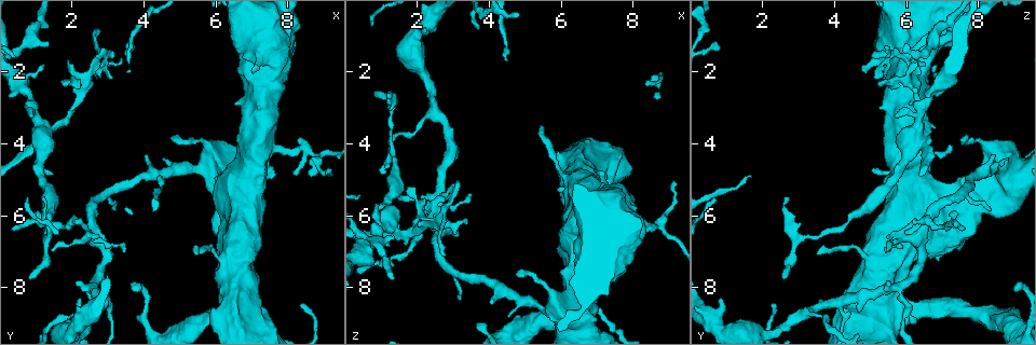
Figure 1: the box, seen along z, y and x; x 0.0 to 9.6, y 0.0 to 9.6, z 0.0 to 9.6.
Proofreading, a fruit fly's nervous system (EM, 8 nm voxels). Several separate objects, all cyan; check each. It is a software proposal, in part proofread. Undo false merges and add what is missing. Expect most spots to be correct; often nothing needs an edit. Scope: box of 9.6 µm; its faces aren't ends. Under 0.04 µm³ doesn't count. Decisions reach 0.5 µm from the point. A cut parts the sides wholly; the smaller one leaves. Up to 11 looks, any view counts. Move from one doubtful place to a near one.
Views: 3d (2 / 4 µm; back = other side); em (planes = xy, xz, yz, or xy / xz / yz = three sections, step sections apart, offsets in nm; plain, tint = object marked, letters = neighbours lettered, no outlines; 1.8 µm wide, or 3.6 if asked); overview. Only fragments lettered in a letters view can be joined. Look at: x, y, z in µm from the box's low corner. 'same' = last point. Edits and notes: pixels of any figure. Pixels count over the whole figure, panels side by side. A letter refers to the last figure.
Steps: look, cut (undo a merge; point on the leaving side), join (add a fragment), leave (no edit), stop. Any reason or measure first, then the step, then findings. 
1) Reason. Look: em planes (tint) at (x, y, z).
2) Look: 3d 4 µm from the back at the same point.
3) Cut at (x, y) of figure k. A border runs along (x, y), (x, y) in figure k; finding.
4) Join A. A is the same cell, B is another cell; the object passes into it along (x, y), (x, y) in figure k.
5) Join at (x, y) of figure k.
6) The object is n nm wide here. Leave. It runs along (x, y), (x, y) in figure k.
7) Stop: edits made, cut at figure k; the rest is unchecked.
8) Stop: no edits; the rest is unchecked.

Thin end. Look: 3d 2 µm at (0.75, 7.70, 2.65).

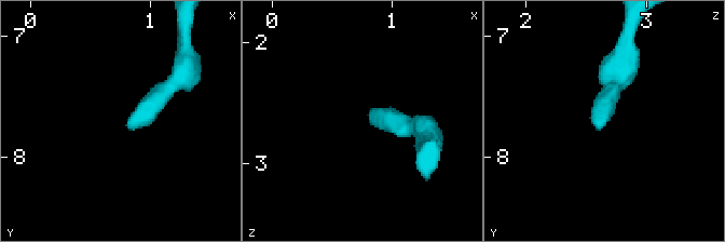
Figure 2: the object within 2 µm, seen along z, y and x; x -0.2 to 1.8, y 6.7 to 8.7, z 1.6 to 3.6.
Look: em xz step 4 (plain) at (0.80, 7.68, 2.62).

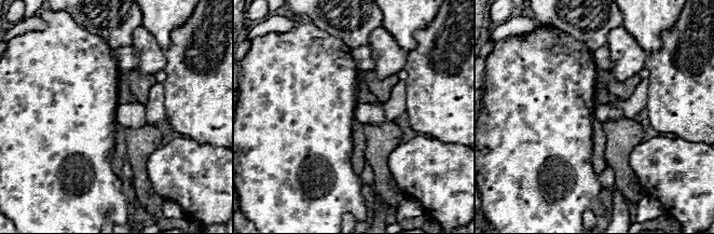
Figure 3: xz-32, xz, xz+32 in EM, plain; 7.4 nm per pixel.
Look: em xz step 4 (letters) at the same point.

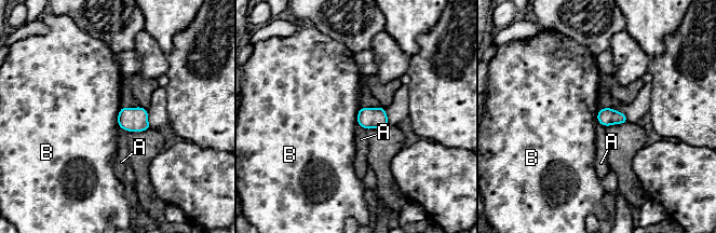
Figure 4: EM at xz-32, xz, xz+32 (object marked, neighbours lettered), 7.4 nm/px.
The longest contact is with B, 150 nm. Leave. A and B are other cells; no lettered fragment goes on from it.

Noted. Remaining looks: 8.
Tapers out. Look: em planes (plain) at (1.25, 1.80, 6.85).

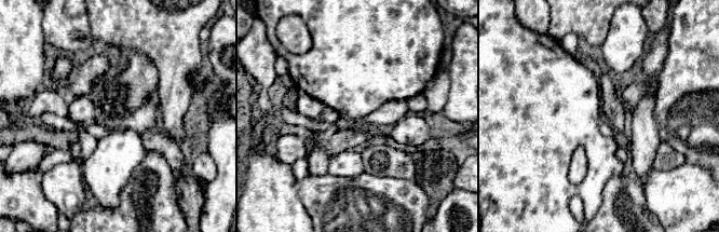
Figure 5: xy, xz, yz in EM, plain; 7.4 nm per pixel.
Look: em planes (letters) at the same point.

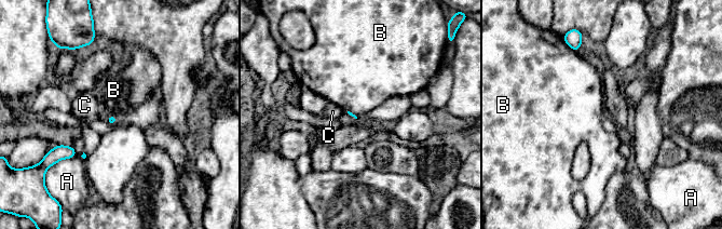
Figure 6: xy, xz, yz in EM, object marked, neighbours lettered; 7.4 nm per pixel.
Leave. A, B and C are other cells; a border runs along (570, 48), (576, 51) in figure 6; no lettered fragment goes on from it.

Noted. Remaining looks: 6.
Four-way junction. Look: em 3.6 µm xy step 8 (tint) at (1.15, 3.95, 6.25).

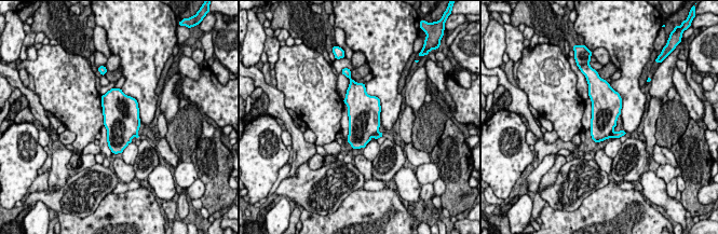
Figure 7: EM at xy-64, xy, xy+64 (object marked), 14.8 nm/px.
Look: em 3.6 µm planes (tint) at the same point.

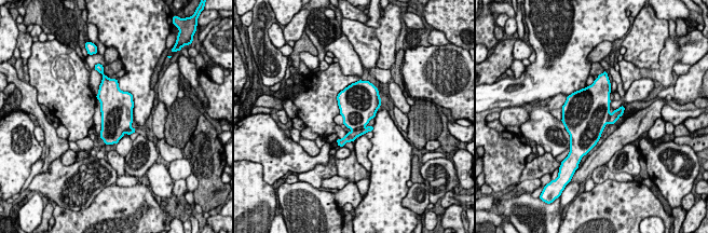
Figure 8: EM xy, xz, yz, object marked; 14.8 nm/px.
What lies round it. Look: em 3.6 µm planes (letters) at the same point.

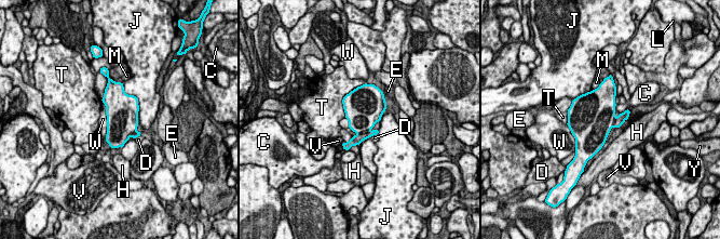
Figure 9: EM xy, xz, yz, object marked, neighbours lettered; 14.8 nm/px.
The longest contact is with J, 650 nm. Cut at (356, 140) of figure 9. C, D, E, H, J, L, M, T, V, W and Y are other cells; two neurons meet here.

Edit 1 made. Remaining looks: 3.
See it whole again. Look: overview.

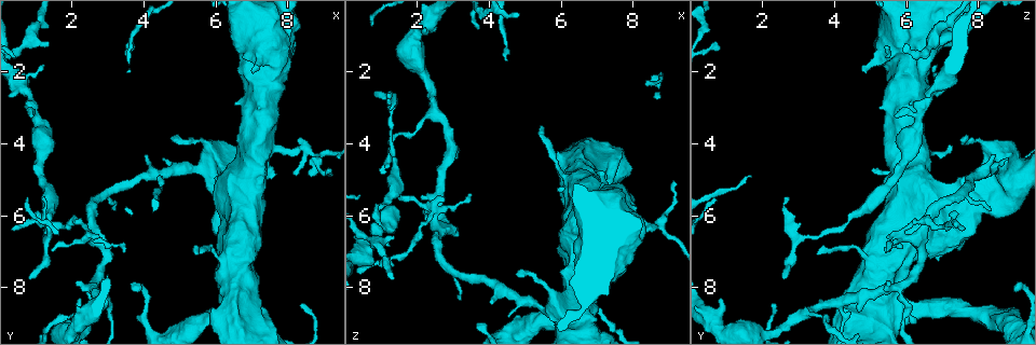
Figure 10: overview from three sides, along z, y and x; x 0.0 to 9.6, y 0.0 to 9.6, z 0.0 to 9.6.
Sudden change in width. Look: em planes (tint) at (2.60, 8.05, 5.80).

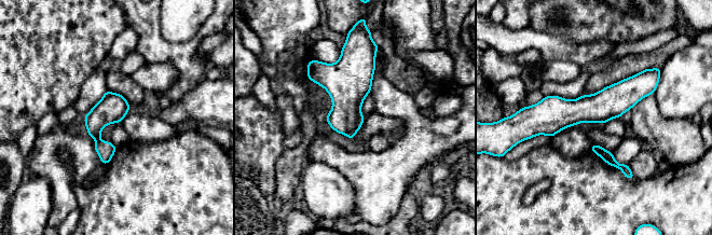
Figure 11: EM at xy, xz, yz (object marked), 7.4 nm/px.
Look: em planes (letters) at the same point.

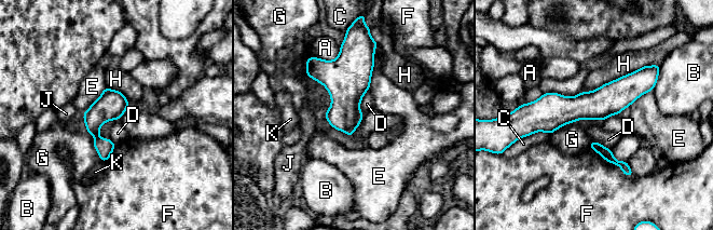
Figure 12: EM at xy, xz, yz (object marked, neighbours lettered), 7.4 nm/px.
The longest contact is with H, 550 nm. Leave. A, B, C, D, E, F, G, H, J and K are other cells; it runs along (652, 84), (599, 105), (531, 110) in figure 12; one neuron here.

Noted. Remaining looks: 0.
Stop: edits made, cut at figure 9; the rest is unchecked.

